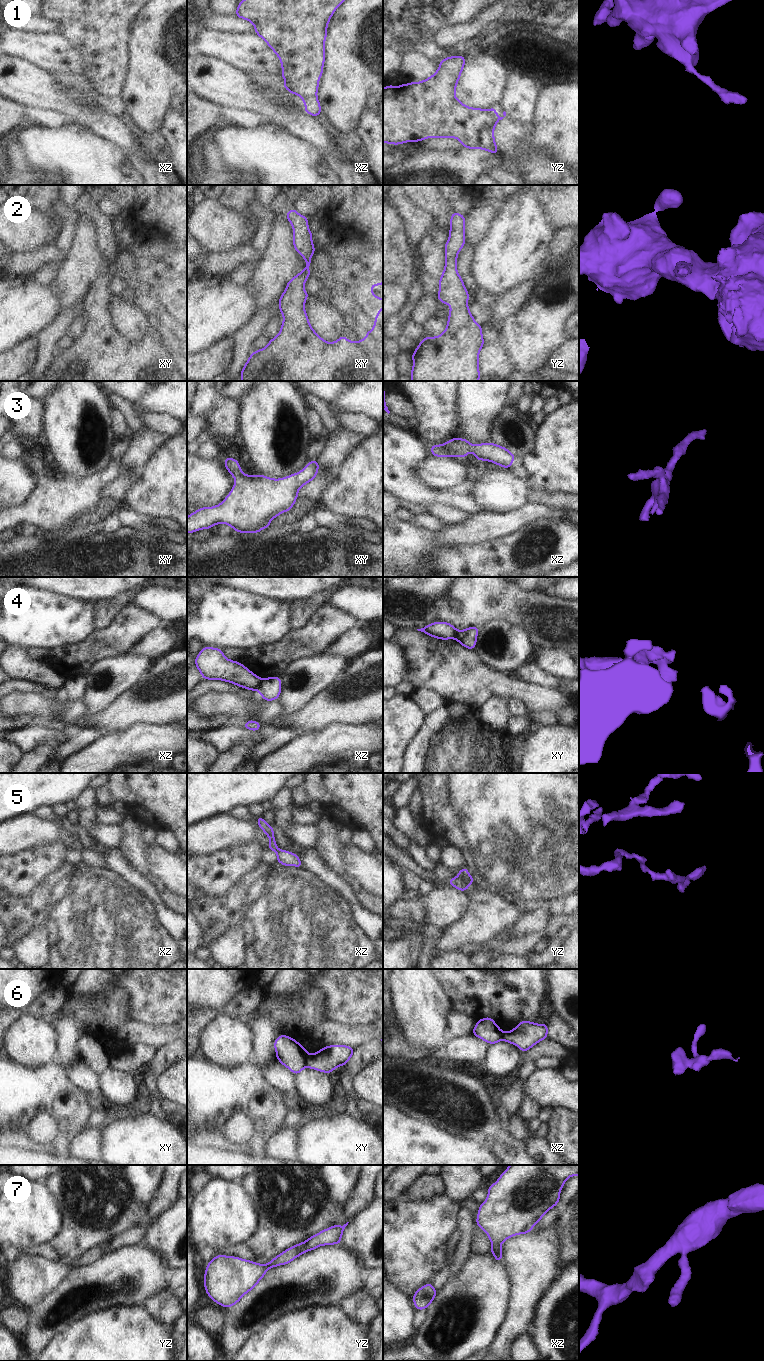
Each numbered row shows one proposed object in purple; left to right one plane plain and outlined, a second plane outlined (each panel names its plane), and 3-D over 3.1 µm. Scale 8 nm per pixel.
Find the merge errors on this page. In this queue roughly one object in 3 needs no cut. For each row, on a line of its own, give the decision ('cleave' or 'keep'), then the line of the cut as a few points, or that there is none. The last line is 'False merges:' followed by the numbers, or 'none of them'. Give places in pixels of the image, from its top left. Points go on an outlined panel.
1: cleave; cut in xz along (316, 96), (302, 98)
2: keep; no cut
3: keep; no cut
4: cleave; cut in xz along (261, 679), (258, 689)
5: cleave; cut in yz along (458, 875), (468, 885)
6: cleave; cut in xy along (308, 1055), (305, 1065)
7: keep; no cut
False merges: 1, 4, 5, 6

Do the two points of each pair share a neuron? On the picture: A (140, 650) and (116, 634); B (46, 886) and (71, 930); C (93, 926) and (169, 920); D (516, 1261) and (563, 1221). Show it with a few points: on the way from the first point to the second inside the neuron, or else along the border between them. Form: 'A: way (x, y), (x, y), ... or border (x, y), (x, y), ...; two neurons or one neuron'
A: border (151, 630), (127, 652); two neurons
B: way (59, 891), (71, 903), (71, 917); one neuron
C: border (149, 899), (155, 910), (158, 922), (170, 934); two neurons
D: border (553, 1224), (557, 1230), (560, 1249); two neurons

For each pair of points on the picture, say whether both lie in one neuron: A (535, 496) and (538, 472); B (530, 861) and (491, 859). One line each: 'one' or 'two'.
A: two
B: one

